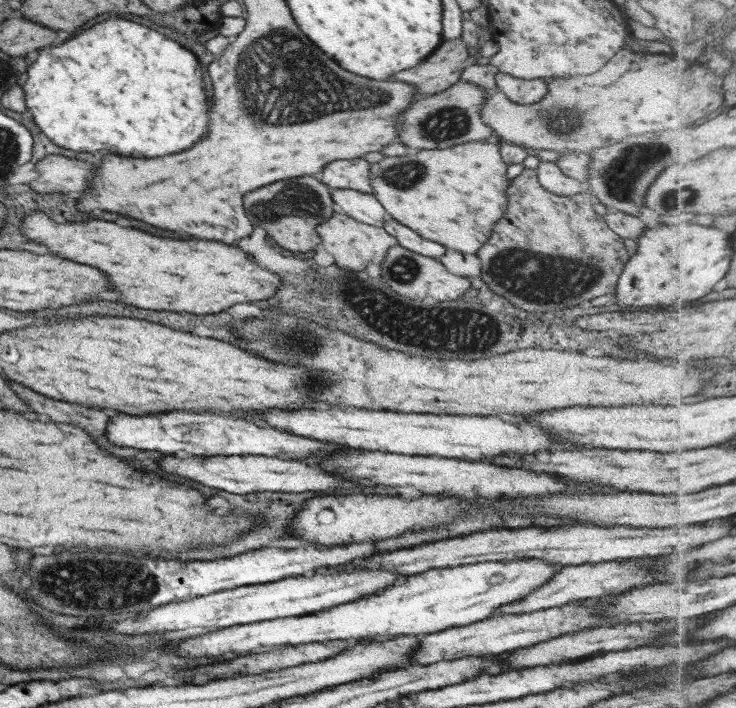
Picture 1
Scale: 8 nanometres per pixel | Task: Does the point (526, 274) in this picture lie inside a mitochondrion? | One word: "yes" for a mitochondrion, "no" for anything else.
yes

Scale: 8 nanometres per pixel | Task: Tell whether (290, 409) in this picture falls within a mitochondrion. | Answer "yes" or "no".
no

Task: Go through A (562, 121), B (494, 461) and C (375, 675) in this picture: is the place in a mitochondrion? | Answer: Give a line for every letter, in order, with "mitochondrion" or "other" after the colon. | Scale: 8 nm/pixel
A: mitochondrion
B: other
C: other

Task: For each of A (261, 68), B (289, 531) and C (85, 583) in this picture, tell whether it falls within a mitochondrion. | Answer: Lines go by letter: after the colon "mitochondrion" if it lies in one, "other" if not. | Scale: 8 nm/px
A: mitochondrion
B: other
C: mitochondrion

